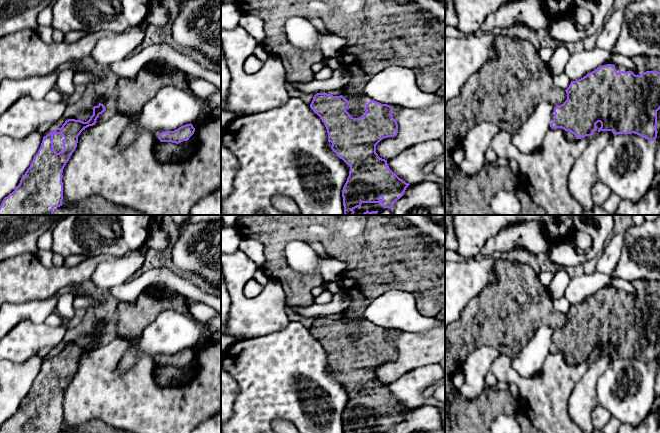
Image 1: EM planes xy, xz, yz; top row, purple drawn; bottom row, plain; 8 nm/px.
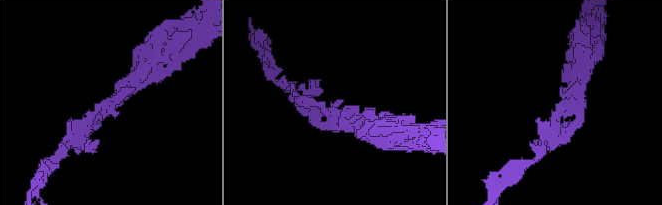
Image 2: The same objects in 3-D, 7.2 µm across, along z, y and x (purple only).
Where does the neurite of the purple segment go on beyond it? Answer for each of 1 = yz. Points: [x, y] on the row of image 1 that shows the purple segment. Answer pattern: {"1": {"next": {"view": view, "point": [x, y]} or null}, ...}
{"1": {"next": {"view": "yz", "point": [658, 112]}}}

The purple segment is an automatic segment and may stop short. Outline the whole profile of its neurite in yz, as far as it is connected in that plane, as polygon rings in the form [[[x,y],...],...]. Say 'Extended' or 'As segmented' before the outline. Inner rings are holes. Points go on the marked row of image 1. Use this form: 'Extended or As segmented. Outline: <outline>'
Extended. Outline: [[[612,64],[601,66],[588,73],[583,78],[571,81],[565,90],[567,100],[554,108],[551,129],[562,128],[566,131],[566,139],[573,141],[591,136],[596,130],[596,124],[601,123],[600,131],[611,131],[613,134],[637,134],[645,139],[654,141],[660,134],[660,72],[646,71],[635,75],[632,71],[616,71]]]

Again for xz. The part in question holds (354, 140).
Extended. Outline: [[[317,93],[310,108],[320,117],[328,133],[328,147],[350,166],[349,176],[342,190],[345,215],[377,215],[385,208],[392,208],[410,185],[393,173],[387,160],[376,153],[376,145],[384,138],[394,137],[398,133],[397,121],[393,118],[392,107],[371,100],[363,94],[354,98],[357,104],[365,107],[365,114],[353,118],[346,111],[350,101],[342,95]]]

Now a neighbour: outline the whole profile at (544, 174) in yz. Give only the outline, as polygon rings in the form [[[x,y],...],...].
[[[601,123],[596,124],[596,130],[591,136],[569,141],[566,139],[566,131],[562,128],[550,129],[542,146],[532,154],[520,152],[511,142],[511,133],[500,129],[491,141],[491,148],[497,158],[514,159],[518,164],[518,177],[520,186],[523,187],[535,204],[544,209],[546,215],[582,215],[583,208],[569,192],[569,173],[587,147],[591,138],[598,132]]]

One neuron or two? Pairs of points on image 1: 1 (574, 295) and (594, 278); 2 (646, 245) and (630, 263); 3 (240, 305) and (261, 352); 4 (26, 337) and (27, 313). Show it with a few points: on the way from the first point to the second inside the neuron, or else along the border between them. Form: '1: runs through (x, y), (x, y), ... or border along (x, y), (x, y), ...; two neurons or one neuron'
1: runs through (579, 290), (589, 283); one neuron
2: runs through (644, 249), (634, 259); one neuron
3: border along (277, 330), (245, 338); two neurons
4: border along (43, 322), (22, 320), (10, 330); two neurons

